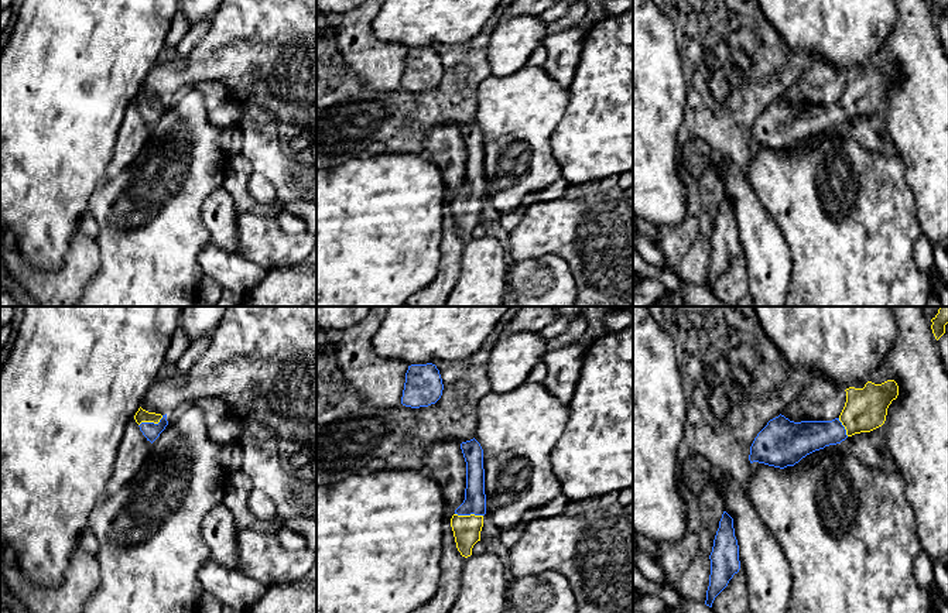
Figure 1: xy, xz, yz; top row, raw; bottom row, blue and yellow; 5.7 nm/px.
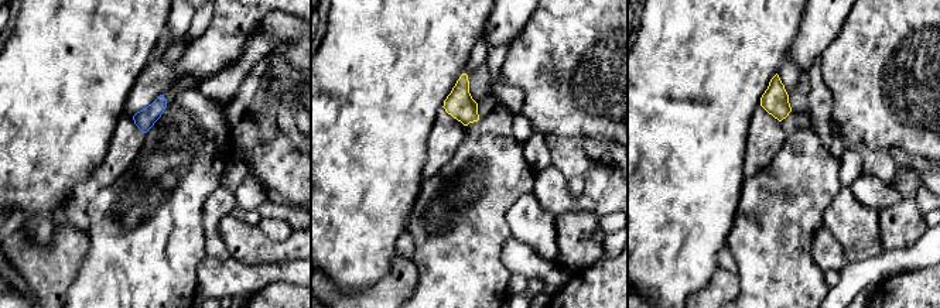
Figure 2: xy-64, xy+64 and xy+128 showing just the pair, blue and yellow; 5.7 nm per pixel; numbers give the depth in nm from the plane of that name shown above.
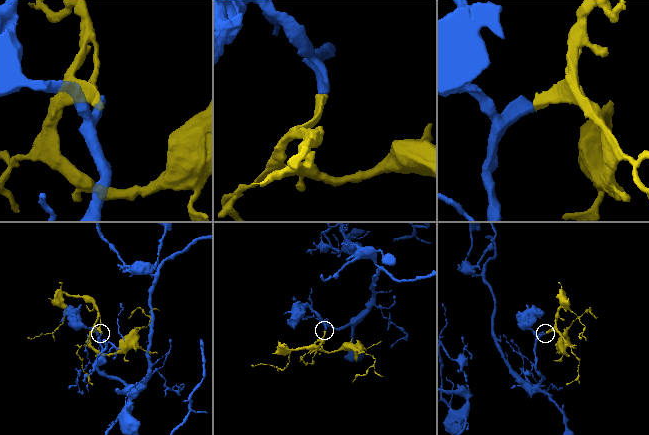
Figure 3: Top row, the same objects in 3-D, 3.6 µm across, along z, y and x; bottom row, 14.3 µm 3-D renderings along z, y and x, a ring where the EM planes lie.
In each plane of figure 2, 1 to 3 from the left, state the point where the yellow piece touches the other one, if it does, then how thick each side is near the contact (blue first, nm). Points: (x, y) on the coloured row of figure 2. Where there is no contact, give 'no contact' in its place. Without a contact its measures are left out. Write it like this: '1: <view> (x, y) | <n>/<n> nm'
1: no contact
2: no contact
3: no contact

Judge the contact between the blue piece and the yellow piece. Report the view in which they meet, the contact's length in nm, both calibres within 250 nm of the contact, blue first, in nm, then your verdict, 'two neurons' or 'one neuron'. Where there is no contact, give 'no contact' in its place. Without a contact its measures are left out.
xz | 160 nm | 130/160 nm | one neuron

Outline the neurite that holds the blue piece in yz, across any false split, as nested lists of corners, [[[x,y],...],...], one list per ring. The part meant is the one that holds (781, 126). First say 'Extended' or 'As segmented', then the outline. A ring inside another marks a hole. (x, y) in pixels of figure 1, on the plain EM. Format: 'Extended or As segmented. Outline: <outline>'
Extended. Outline: [[[894,64],[882,68],[867,65],[863,72],[849,71],[845,75],[845,90],[832,105],[794,106],[781,97],[770,103],[750,130],[750,147],[784,153],[848,120],[882,110],[889,89],[899,79],[899,69]]]

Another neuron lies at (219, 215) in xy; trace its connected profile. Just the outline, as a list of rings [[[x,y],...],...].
[[[223,186],[212,191],[201,209],[209,242],[225,251],[239,253],[237,216],[232,195]]]

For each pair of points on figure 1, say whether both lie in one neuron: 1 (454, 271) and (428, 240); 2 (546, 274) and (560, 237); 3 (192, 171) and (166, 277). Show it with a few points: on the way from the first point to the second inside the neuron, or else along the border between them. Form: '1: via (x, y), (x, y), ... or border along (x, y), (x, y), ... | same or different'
1: border along (444, 222), (438, 273), (427, 286) | different
2: border along (520, 262), (541, 254), (560, 254), (575, 278) | different
3: via (175, 198), (166, 208), (166, 250) | same

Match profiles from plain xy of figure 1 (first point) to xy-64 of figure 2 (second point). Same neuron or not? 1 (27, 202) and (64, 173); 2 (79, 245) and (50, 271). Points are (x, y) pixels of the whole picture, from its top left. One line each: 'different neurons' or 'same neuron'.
1: same neuron
2: same neuron

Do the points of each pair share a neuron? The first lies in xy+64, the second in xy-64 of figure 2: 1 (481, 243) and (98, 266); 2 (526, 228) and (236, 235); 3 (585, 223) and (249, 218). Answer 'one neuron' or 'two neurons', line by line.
1: one neuron
2: two neurons
3: two neurons

